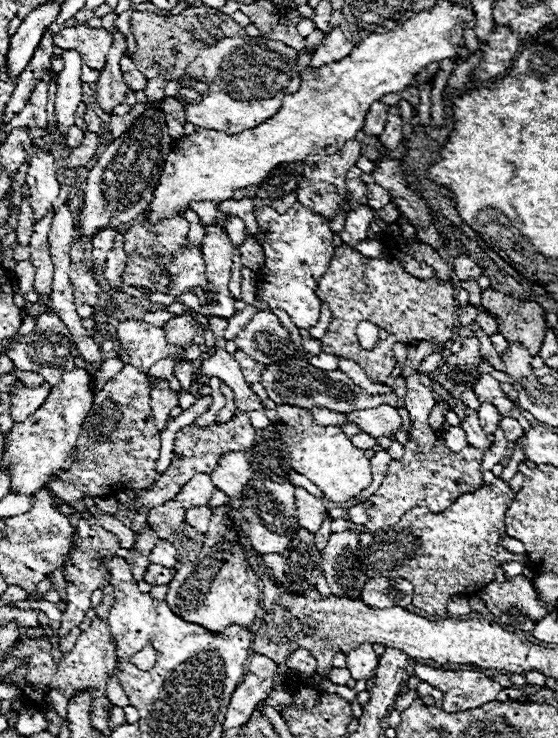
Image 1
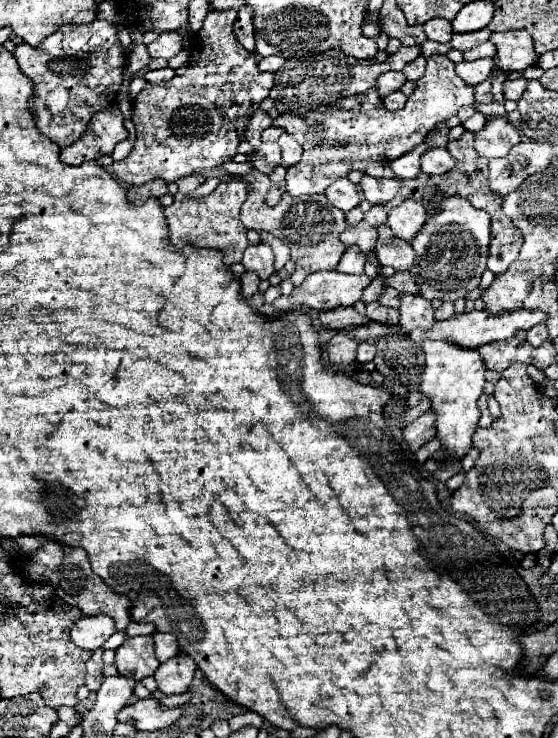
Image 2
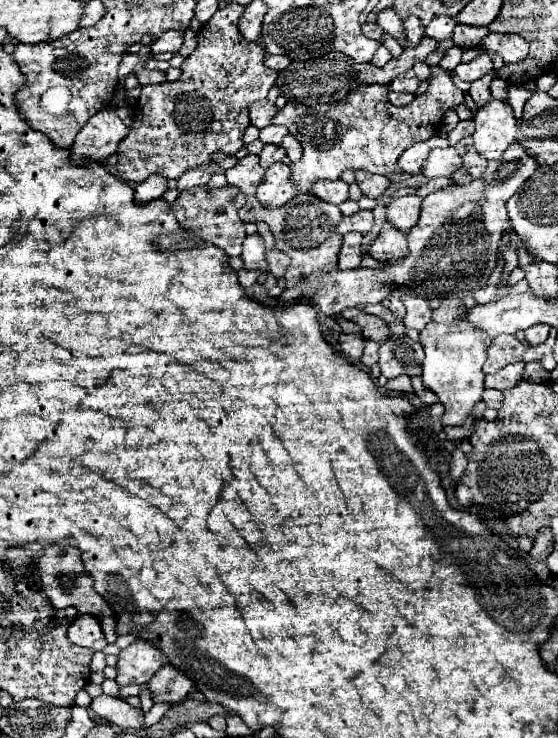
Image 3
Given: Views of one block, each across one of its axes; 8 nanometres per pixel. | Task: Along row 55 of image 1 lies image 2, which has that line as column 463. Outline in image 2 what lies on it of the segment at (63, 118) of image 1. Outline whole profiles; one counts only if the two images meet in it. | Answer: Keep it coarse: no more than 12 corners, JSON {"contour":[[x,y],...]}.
{"contour":[[492,58],[456,64],[456,74],[472,86],[484,82]]}

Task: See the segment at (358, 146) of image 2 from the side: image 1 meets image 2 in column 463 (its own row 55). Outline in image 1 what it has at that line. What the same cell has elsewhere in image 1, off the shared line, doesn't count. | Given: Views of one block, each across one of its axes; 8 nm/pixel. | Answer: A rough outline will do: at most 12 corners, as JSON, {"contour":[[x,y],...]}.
{"contour":[[62,28],[54,44],[104,70],[112,36],[104,28]]}

